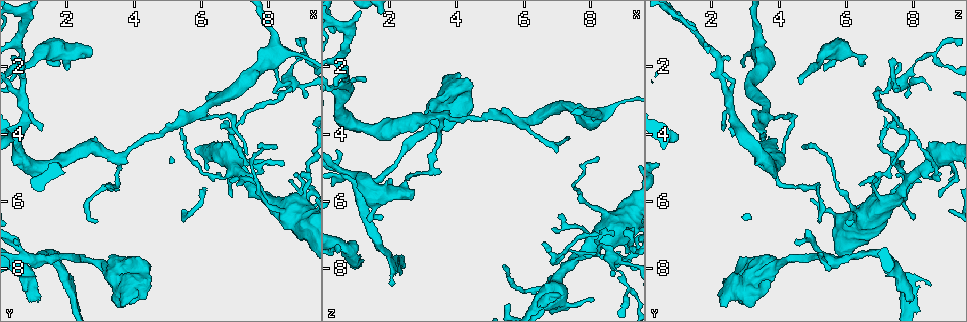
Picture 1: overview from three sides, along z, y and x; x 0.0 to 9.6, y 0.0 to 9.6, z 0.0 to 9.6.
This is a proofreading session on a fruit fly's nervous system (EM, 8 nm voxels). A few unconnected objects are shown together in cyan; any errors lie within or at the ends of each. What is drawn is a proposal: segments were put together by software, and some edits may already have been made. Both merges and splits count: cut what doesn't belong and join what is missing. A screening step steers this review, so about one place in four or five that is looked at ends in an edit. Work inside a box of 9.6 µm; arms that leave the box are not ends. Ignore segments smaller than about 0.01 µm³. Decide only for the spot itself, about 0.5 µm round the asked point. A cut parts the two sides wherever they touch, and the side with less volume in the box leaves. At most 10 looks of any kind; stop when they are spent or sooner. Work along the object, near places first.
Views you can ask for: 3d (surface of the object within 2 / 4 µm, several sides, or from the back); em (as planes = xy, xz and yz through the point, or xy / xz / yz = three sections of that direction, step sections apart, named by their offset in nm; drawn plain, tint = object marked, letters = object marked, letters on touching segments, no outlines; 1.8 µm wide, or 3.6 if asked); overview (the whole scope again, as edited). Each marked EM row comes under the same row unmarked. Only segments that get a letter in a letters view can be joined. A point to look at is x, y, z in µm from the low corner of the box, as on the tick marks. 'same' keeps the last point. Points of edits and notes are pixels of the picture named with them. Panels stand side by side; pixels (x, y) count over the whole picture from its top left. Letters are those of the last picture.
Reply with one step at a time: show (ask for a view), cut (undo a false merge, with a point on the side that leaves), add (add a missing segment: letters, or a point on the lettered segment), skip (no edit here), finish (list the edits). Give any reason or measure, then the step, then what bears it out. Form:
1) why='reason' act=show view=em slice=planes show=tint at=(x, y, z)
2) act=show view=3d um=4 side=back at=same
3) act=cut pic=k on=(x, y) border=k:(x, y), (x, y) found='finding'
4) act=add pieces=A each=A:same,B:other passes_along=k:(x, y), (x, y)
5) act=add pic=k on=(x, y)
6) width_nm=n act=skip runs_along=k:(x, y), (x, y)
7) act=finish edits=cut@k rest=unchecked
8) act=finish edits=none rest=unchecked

why='branch stops here' act=show view=3d um=4 at=(6.50, 3.80, 7.25)

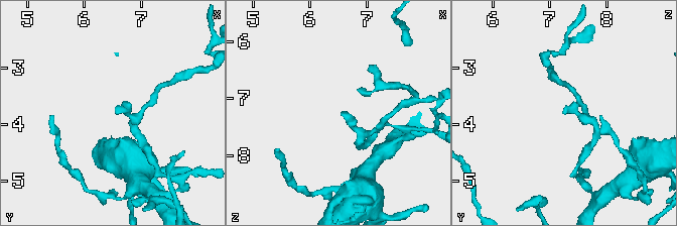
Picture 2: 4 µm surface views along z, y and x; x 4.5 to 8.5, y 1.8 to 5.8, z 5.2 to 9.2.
why='need the tissue' act=show view=em slice=xz step=4 show=letters at=(6.55, 3.80, 7.20)

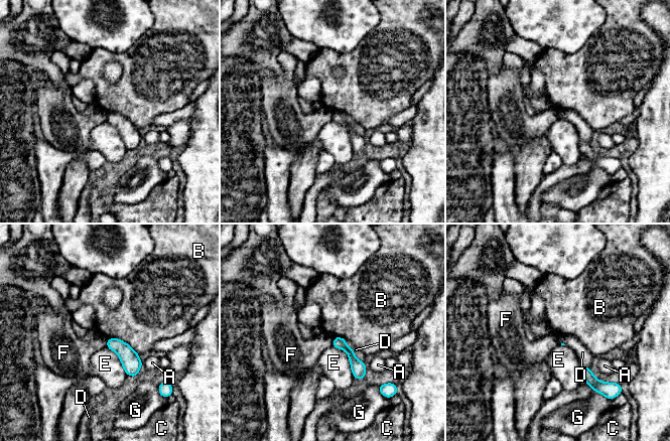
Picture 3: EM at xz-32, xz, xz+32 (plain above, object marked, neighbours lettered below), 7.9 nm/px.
act=show view=em slice=planes show=letters at=same

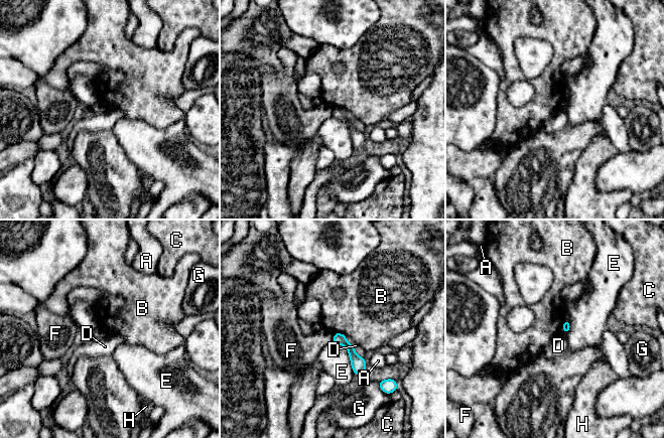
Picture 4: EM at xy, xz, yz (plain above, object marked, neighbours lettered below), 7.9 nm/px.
longest_contact=E:320nm act=skip each=A:other,B:other,C:other,D:other,E:other,F:other,G:other,H:other border=4:(335, 333), (332, 341) found='no lettered segment goes on from it'

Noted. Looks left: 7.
why='abrupt turn' act=show view=3d um=4 side=back at=(8.30, 3.00, 7.00)

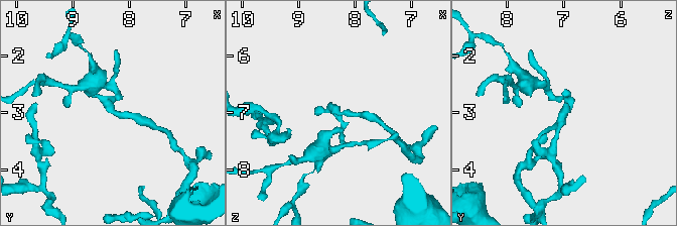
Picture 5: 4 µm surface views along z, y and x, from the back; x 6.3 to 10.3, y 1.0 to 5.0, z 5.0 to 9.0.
act=show view=em um=3.6 slice=xz step=16 show=letters at=(8.20, 3.00, 7.00)

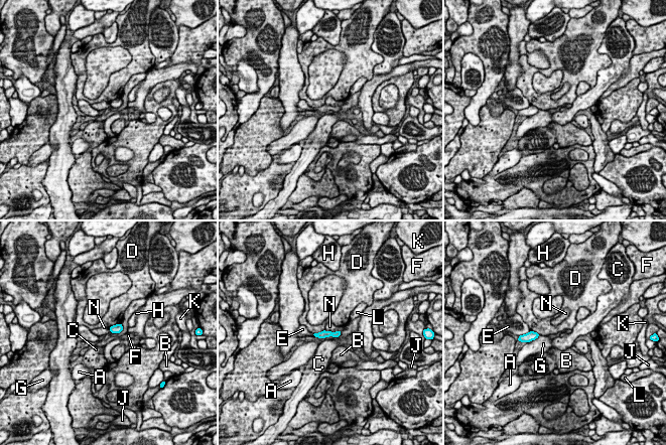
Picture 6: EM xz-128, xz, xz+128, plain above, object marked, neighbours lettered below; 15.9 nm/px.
width_nm=30 act=skip each=A:other,B:other,C:other,D:other,E:other,F:other,G:other,H:other,J:other,K:other,L:other,N:other border=6:(324, 329), (341, 331) found='one neuron here'

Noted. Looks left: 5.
why='side arm on a straight run' act=show view=3d um=2 at=(7.50, 5.45, 7.80)

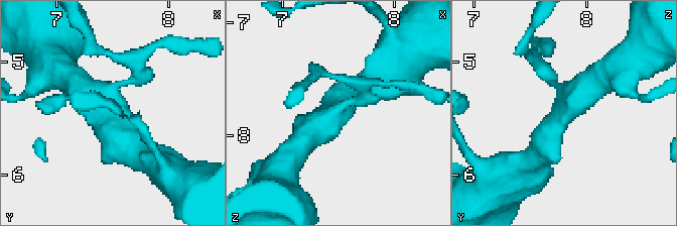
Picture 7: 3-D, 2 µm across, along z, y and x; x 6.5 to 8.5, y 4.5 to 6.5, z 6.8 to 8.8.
why='now the EM' act=show view=em slice=planes show=letters at=(7.50, 5.50, 7.74)

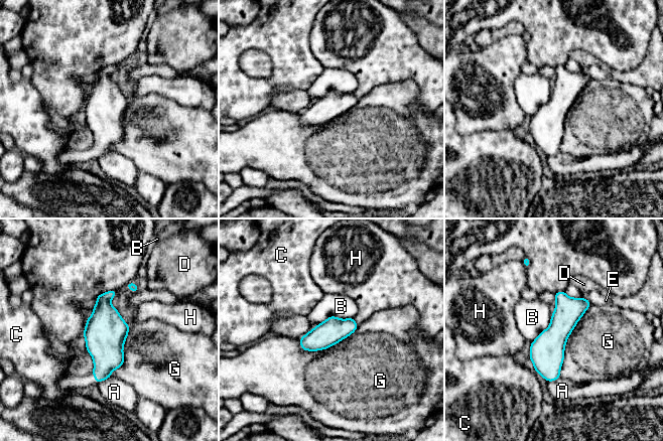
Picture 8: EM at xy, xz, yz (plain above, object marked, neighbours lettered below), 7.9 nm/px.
longest_contact=G:650nm act=skip each=A:other,B:other,C:other,D:other,E:other,G:other,H:other border=8:(354, 317), (328, 316), (317, 324) found='continuous, no second neuron'

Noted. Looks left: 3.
why='thick end' act=show view=em slice=planes show=letters at=(3.65, 9.15, 2.40)

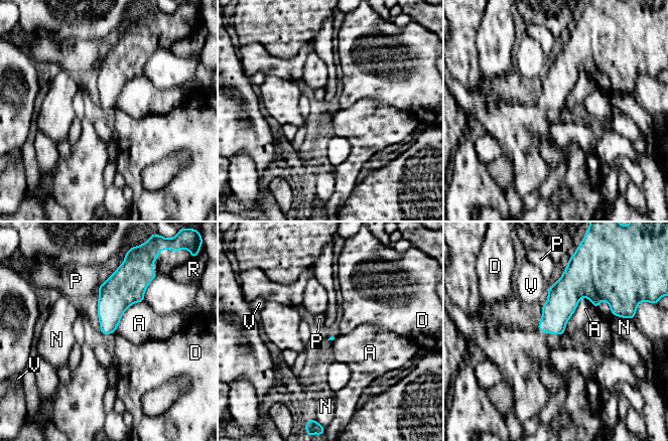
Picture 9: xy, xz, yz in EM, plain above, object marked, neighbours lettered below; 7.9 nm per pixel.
act=skip each=A:other,D:other,N:other,P:other,R:other,V:other border=9:(588, 298), (579, 300), (563, 332) found='no lettered segment goes on from it'

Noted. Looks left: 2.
act=finish edits=none rest=unchecked

